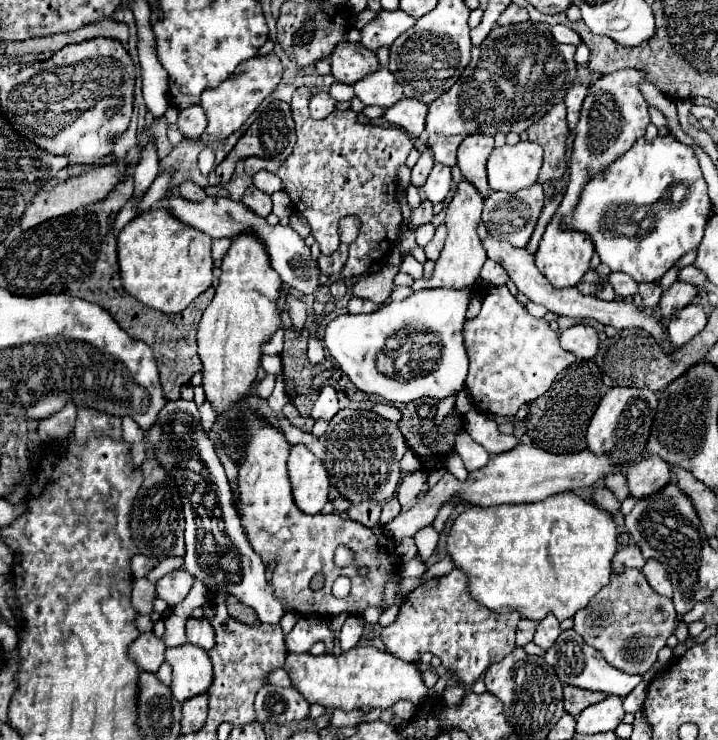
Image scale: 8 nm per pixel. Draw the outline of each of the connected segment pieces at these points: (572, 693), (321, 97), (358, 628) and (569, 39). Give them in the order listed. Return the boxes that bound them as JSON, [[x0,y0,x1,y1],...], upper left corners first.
[[565,685,607,715],[309,93,337,119],[339,615,365,651],[551,25,581,45]]

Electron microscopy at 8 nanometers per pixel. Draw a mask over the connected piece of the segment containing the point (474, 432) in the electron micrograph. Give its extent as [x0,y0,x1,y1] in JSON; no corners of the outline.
[465,409,519,455]

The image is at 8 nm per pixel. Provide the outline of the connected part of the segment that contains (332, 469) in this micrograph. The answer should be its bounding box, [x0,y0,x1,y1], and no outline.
[279,409,409,503]

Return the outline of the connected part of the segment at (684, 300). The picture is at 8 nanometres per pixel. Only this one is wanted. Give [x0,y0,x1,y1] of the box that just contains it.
[659,281,697,325]

